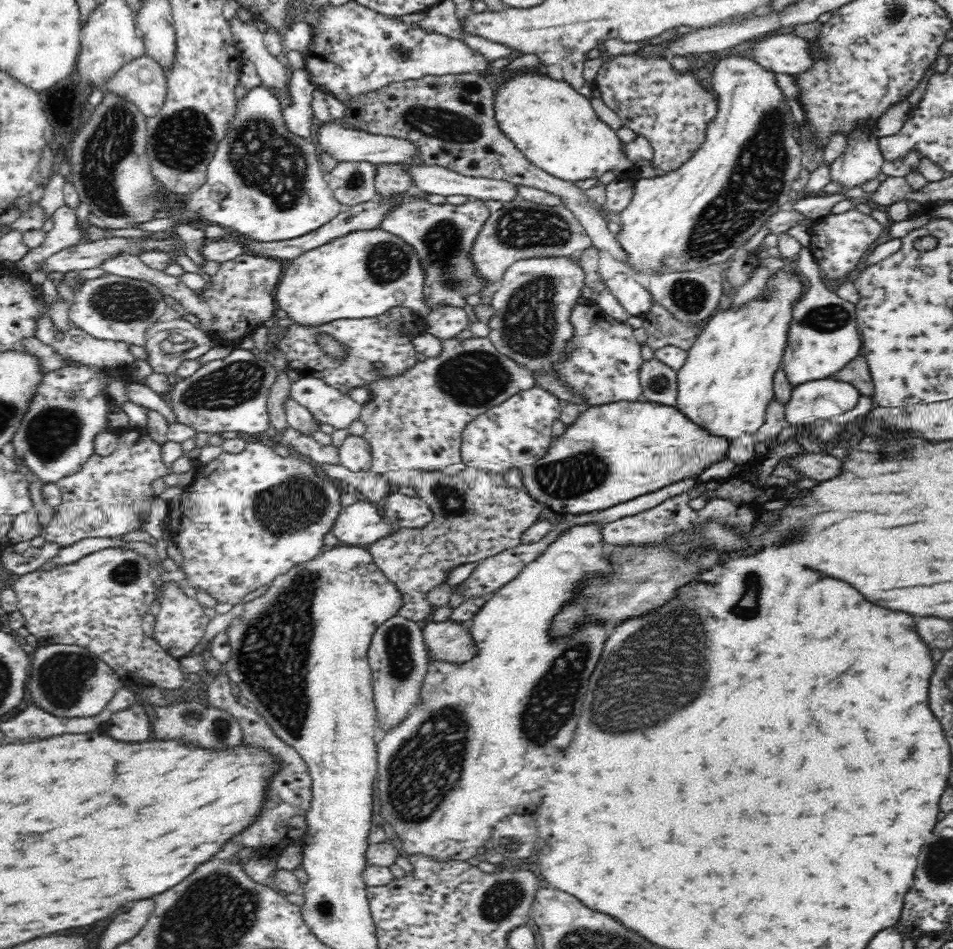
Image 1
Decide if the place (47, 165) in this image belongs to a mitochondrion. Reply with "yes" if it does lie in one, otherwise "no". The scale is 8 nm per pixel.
no

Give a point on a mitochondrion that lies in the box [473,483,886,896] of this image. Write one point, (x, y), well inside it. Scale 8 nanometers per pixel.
(643, 685)

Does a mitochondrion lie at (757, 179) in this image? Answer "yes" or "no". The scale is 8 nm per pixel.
yes

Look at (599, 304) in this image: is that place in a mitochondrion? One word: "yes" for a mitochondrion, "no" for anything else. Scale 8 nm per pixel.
no

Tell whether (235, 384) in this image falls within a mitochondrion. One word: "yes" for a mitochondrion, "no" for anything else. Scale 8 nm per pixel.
yes

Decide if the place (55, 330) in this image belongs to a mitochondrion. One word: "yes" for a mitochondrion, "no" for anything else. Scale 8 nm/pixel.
no

